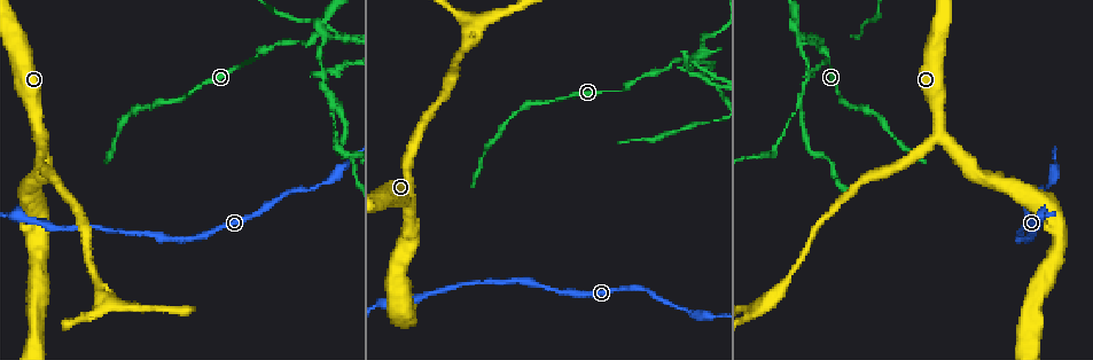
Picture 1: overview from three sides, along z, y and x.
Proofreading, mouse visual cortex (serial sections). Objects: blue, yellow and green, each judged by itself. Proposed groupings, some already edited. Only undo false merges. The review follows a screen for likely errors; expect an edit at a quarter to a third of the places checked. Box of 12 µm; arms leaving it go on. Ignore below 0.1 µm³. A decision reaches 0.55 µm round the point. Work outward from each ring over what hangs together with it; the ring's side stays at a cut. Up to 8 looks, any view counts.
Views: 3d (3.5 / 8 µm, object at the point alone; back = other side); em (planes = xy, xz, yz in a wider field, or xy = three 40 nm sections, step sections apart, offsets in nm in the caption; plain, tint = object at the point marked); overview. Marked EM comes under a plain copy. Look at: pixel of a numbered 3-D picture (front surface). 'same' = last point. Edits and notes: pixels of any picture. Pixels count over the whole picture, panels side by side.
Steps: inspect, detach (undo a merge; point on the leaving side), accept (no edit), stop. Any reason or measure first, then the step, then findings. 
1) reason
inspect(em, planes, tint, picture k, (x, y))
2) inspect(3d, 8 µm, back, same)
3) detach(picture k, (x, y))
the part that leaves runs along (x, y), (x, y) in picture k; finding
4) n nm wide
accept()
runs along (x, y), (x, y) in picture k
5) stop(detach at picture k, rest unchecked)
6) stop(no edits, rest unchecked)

a fork
inspect(3d, 3.5 µm, back, picture 1, (769, 303))

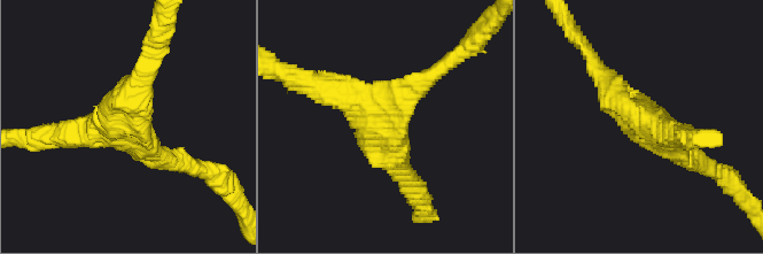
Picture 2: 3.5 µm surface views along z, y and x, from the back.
3 arms; arms of 300, 350, 350 nm; need the tissue
inspect(em, planes, tint, picture 2, (130, 122))

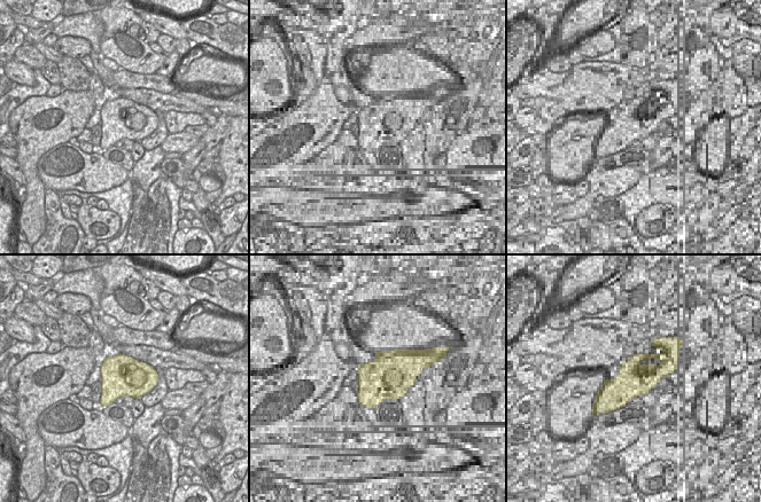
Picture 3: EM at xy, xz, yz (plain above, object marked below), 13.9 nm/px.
inspect(em, xy, step 3, tint, same)

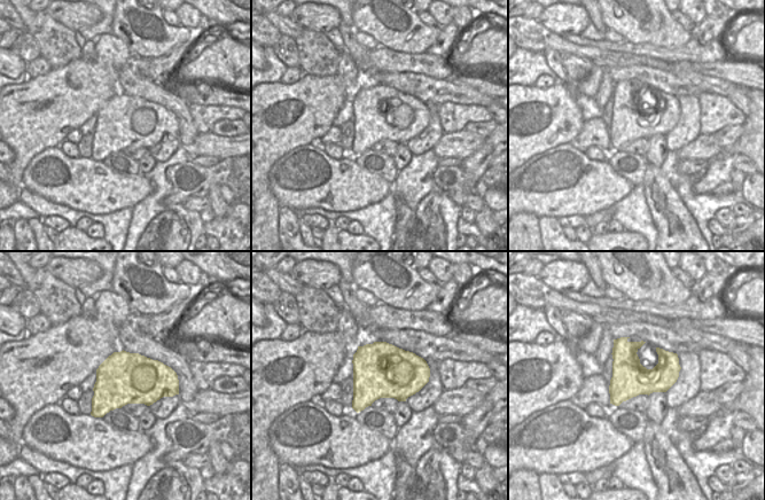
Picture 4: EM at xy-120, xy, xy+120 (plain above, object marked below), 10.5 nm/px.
accept()
runs along (403, 169), (389, 124), (318, 92) in picture 2; one cell here

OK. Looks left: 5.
sudden change in width
inspect(3d, 8 µm, picture 1, (258, 57))

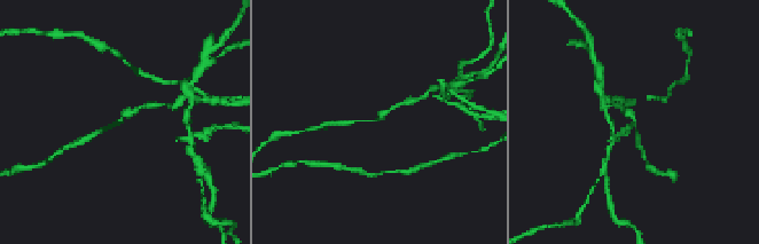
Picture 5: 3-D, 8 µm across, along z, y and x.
closer look
inspect(3d, 3.5 µm, picture 5, (633, 119))

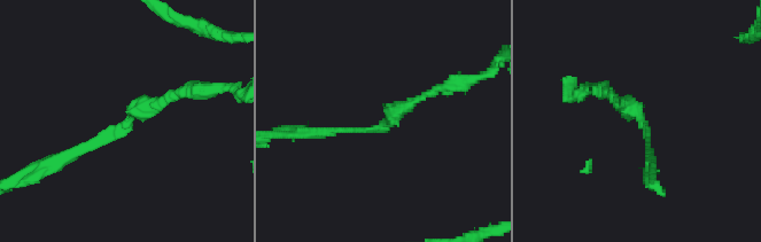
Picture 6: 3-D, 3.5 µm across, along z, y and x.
inspect(em, xy, step 2, tint, picture 6, (127, 122))

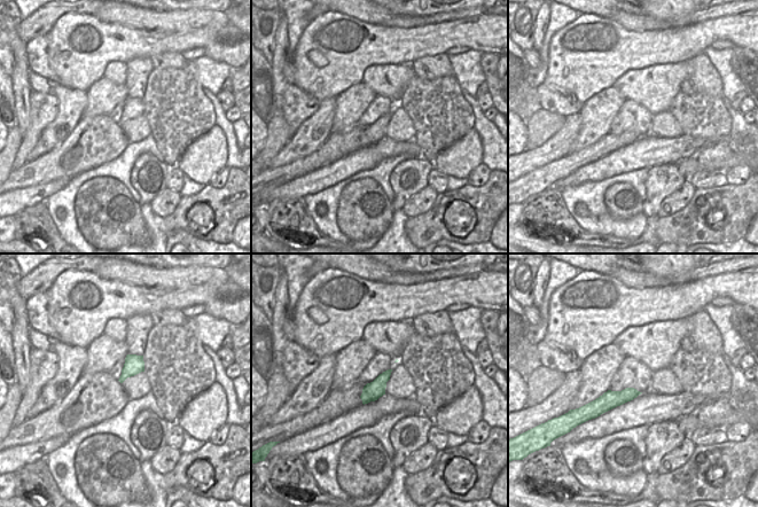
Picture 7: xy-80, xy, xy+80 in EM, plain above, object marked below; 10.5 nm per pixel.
200 nm wide
accept()
runs along (62, 158), (181, 92) in picture 6; continuous, no second cell

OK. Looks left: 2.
looks like a crossing
inspect(3d, 3.5 µm, picture 1, (680, 61))

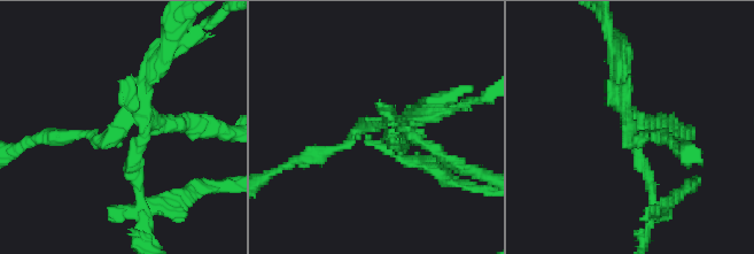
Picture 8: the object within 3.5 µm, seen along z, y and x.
4 arms; arms of 150, 200, 200, 200 nm; shape alone is not enough
inspect(em, xy, step 3, tint, picture 8, (114, 133))

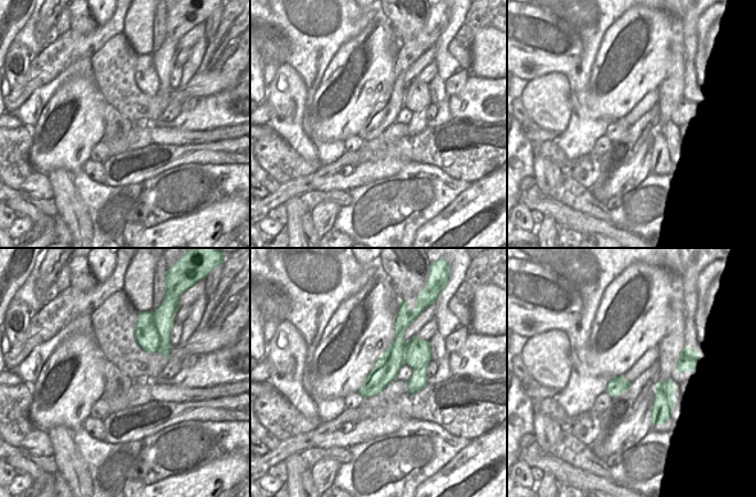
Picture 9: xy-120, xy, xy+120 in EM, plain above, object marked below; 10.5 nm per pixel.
260 nm wide
detach(picture 8, (169, 126))
the part that leaves runs along (133, 141), (144, 240) in picture 8; a second cell is stuck on

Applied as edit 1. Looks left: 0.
stop(detach at picture 8, rest unchecked)

